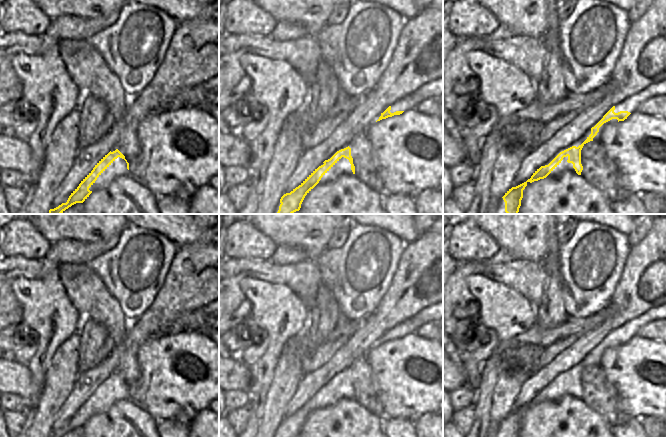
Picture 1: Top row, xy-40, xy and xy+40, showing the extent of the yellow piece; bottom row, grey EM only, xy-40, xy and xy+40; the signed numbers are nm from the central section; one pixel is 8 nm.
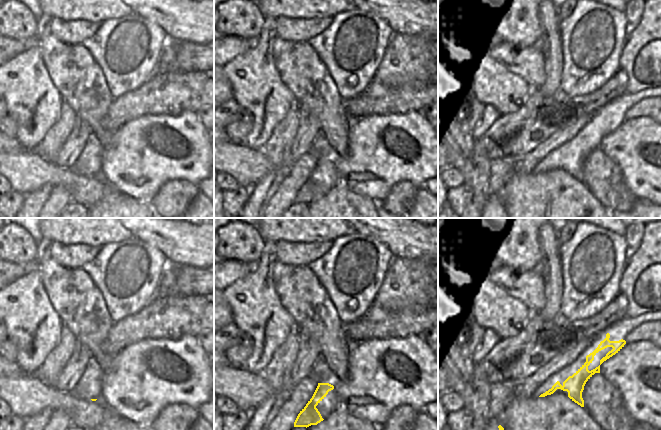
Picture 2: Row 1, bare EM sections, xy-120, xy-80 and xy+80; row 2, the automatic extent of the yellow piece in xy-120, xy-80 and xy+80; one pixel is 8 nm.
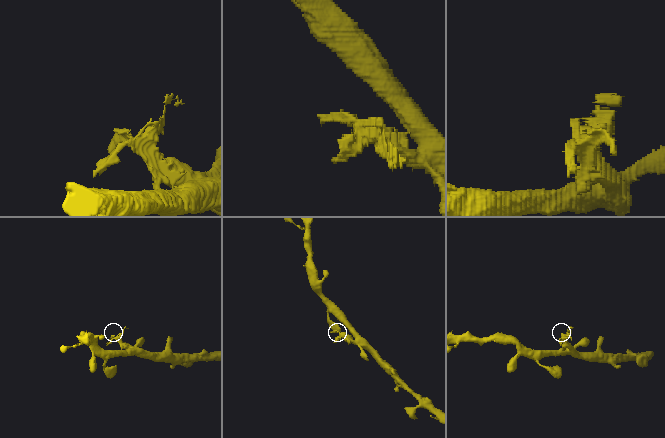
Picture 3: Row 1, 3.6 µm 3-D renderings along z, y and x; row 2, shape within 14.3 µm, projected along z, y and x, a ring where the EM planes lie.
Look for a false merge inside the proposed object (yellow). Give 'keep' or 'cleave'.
keep

